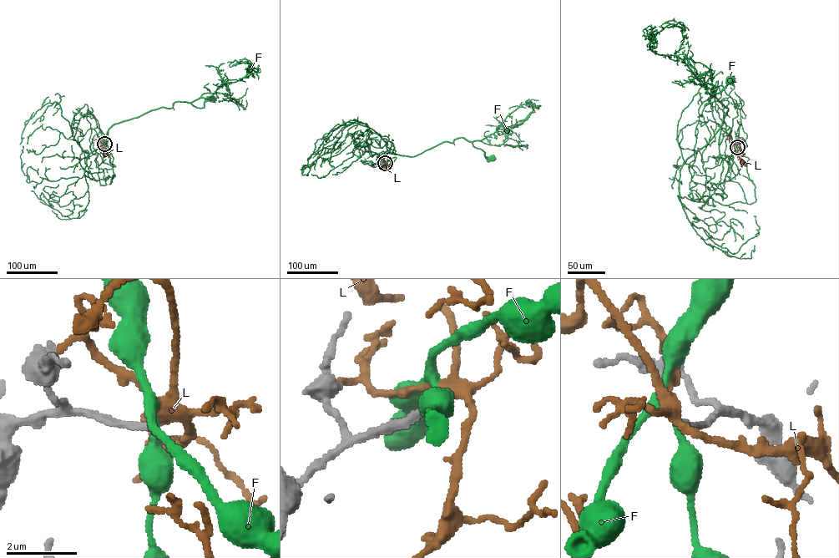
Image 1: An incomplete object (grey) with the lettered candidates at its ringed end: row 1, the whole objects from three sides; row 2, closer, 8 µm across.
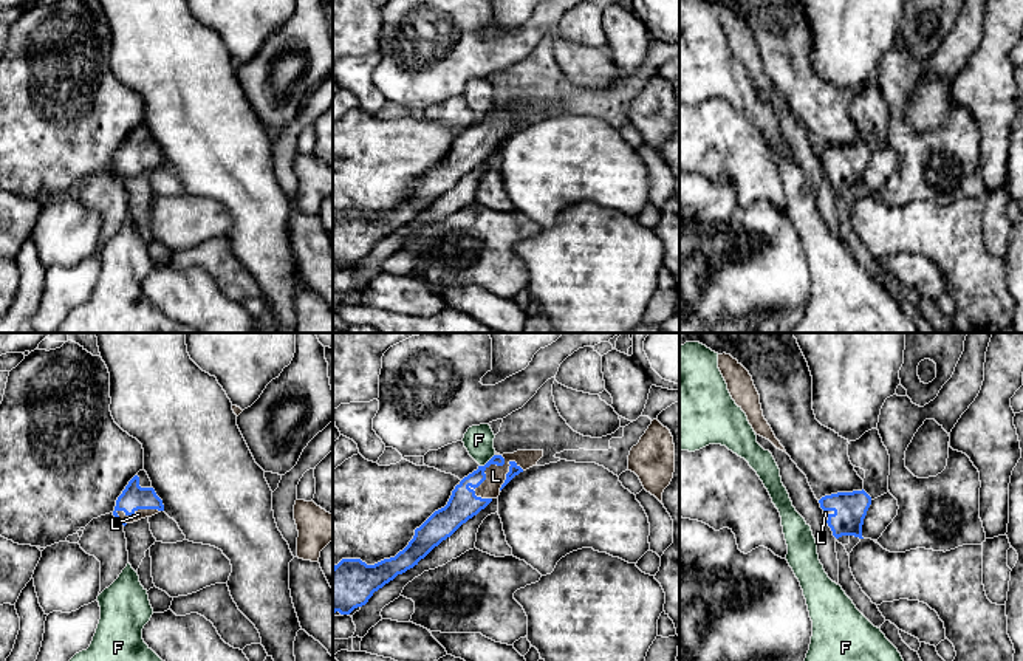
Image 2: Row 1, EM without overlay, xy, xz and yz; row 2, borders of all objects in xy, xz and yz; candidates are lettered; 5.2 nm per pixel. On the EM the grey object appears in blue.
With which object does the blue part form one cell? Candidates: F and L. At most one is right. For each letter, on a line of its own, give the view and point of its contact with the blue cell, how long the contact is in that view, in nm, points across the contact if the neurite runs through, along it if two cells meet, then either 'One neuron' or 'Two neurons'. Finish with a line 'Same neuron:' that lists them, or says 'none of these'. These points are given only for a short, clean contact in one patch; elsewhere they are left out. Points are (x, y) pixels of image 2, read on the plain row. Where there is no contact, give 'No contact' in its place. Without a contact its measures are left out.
F: Touches blue at xz (488, 115). Shared border 100 nm. Boundary: xz (494, 107), (480, 119). Two neurons
L: Touches blue at xz (485, 123). Shared border 260 nm. Path across: xz (463, 157), (485, 132), (485, 123), (496, 129). One neuron
Same neuron: L

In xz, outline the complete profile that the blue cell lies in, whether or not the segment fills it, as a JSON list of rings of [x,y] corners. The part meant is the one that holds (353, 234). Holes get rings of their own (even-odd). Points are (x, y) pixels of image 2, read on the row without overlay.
[[[543,104],[503,108],[495,105],[484,119],[478,119],[455,139],[447,158],[416,181],[413,192],[395,211],[375,218],[361,212],[342,212],[333,220],[333,269],[336,265],[350,268],[365,259],[375,245],[418,218],[435,200],[497,152],[515,128],[535,119],[542,110]]]

